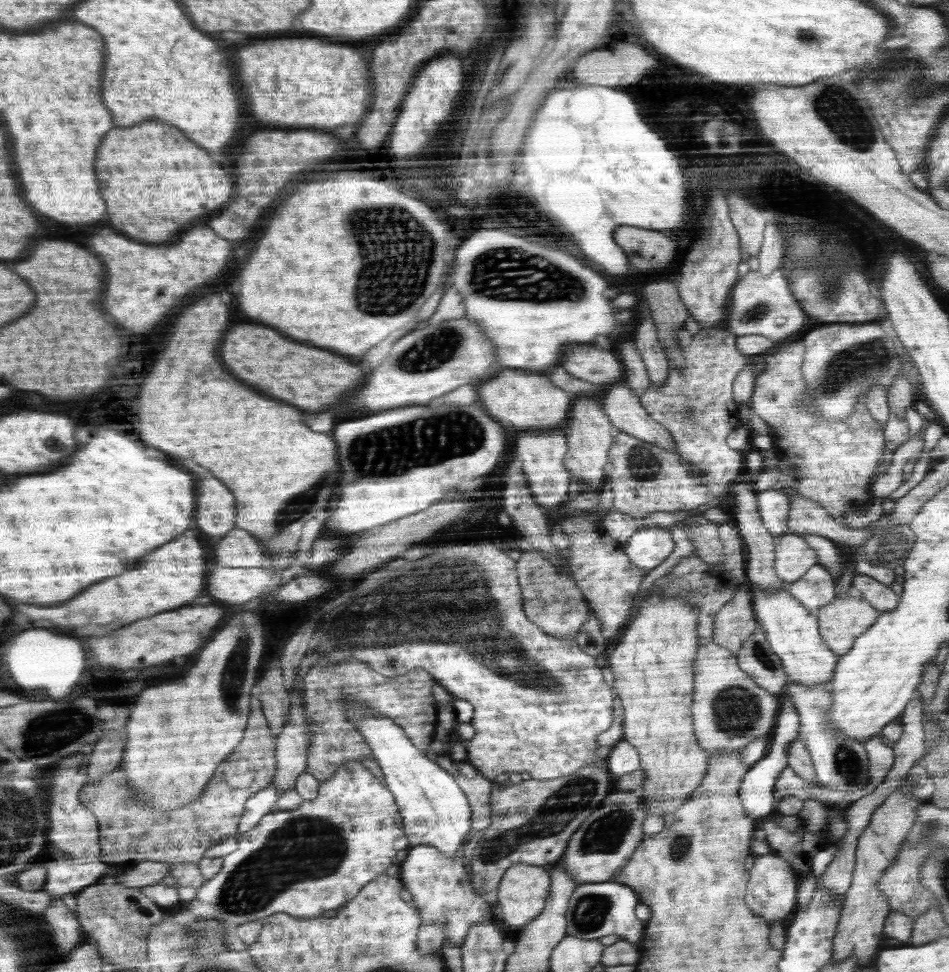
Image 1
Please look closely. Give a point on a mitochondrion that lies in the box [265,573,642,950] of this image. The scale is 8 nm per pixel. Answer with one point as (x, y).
(560, 806)

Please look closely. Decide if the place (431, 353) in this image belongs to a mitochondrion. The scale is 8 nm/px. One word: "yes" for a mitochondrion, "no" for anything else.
yes

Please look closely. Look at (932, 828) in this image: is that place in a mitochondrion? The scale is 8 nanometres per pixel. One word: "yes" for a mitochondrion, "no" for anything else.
yes

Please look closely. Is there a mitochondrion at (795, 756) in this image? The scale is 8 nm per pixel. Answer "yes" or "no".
no

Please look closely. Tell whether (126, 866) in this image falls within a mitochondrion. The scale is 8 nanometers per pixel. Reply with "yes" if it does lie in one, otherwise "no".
no

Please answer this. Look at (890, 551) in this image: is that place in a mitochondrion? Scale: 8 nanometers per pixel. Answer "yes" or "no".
yes

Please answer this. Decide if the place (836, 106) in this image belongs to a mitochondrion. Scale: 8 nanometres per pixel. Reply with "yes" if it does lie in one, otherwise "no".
yes

